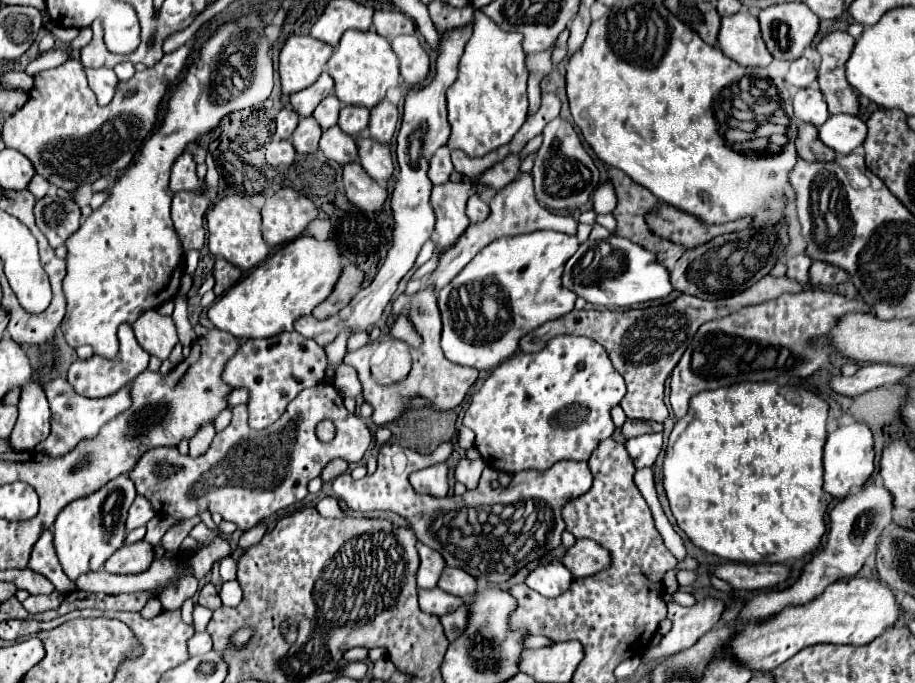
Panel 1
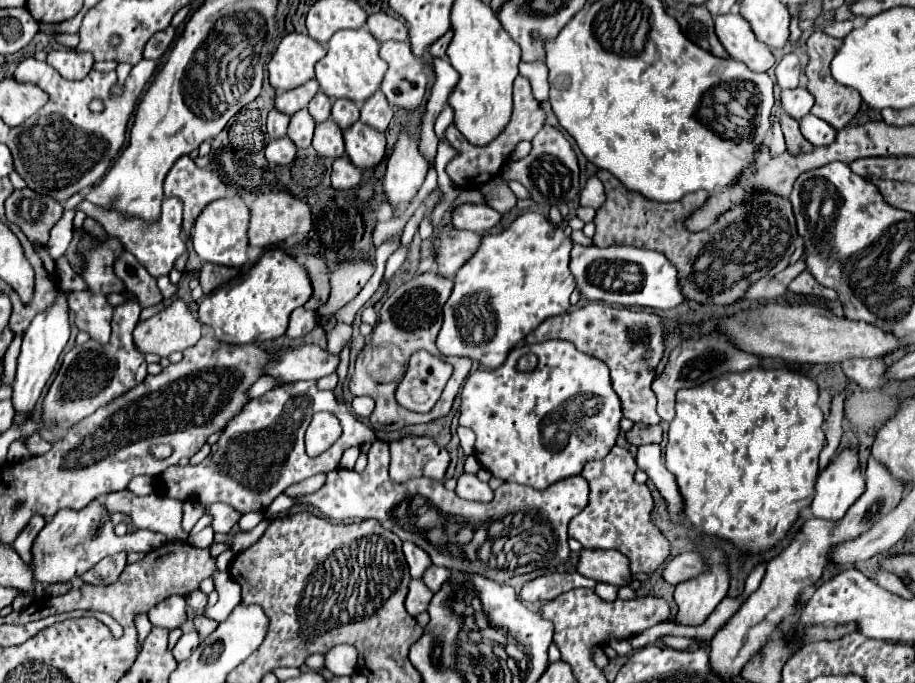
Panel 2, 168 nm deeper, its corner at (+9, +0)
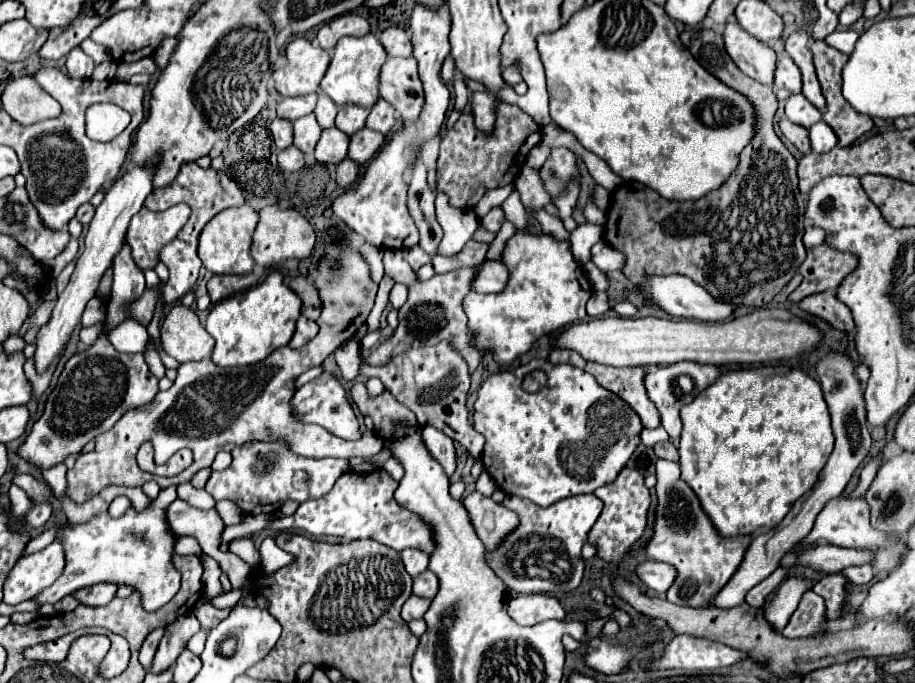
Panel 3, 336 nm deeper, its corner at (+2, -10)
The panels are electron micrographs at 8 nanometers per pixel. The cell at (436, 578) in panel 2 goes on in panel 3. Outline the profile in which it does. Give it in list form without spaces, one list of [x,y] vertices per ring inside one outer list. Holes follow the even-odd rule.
[[[425,571],[413,579],[413,593],[415,595],[433,599],[437,595],[437,591],[439,591],[439,579],[431,571]]]

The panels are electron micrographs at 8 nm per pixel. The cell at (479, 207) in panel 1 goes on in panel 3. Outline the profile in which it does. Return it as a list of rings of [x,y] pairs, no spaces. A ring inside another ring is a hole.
[[[493,207],[493,209],[481,219],[483,227],[485,227],[487,231],[491,231],[491,233],[497,233],[497,231],[501,229],[501,223],[503,223],[503,221],[505,221],[505,213],[503,213],[501,207]]]

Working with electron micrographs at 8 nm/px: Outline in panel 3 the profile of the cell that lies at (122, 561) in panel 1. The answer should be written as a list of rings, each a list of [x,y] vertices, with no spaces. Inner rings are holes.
[[[99,583],[99,585],[93,585],[93,587],[79,589],[77,593],[73,593],[73,597],[79,603],[83,603],[83,605],[99,607],[99,605],[107,605],[115,597],[115,591],[117,591],[117,585],[113,585],[113,583]]]

